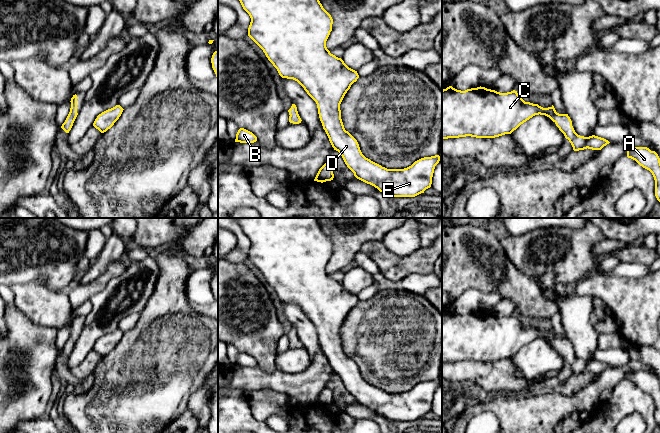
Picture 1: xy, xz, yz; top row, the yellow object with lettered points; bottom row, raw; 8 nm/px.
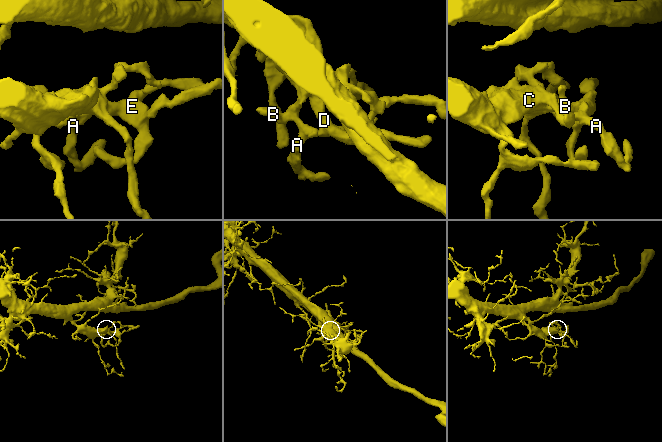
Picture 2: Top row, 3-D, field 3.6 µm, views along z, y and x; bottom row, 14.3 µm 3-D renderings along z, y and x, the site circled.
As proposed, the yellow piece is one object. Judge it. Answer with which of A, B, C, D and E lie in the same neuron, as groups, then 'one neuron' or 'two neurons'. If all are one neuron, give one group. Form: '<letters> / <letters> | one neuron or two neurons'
A B C D E | one neuron

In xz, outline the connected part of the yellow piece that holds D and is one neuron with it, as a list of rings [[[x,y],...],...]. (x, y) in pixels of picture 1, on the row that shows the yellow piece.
[[[239,0],[243,9],[249,14],[251,22],[248,28],[248,36],[263,50],[268,60],[277,69],[282,78],[297,81],[316,102],[318,114],[329,141],[342,156],[347,167],[354,176],[377,188],[380,192],[393,197],[415,197],[431,187],[435,166],[440,161],[440,156],[424,157],[415,161],[404,169],[387,169],[366,158],[359,147],[357,140],[345,130],[340,104],[350,89],[357,81],[357,71],[349,68],[341,58],[331,54],[326,47],[326,41],[332,31],[333,19],[323,8],[319,0]]]

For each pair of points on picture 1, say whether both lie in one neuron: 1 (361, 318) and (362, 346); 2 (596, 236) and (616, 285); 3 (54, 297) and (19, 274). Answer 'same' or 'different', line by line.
1: same
2: different
3: different

